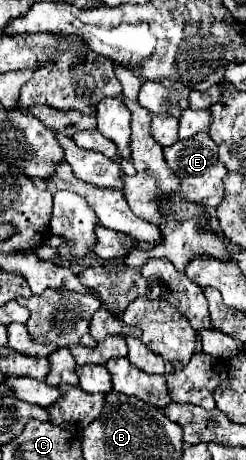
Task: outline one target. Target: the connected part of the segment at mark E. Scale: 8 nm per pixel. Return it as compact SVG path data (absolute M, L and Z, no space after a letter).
M196 134L188 140L178 140L172 146L164 148L164 160L172 168L174 176L180 180L178 198L202 204L204 208L216 208L224 198L222 178L226 176L226 166L218 160L218 146L212 142L210 134Z

